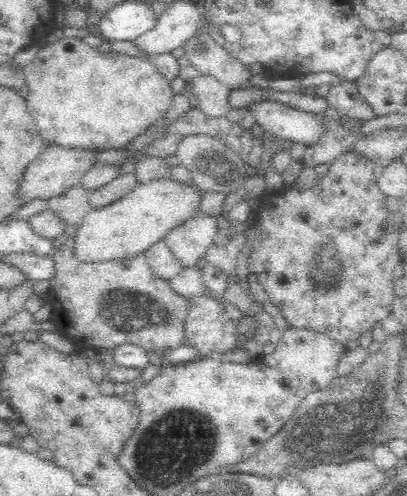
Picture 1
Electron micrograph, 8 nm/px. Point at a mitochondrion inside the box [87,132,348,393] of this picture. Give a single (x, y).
(126, 309)

